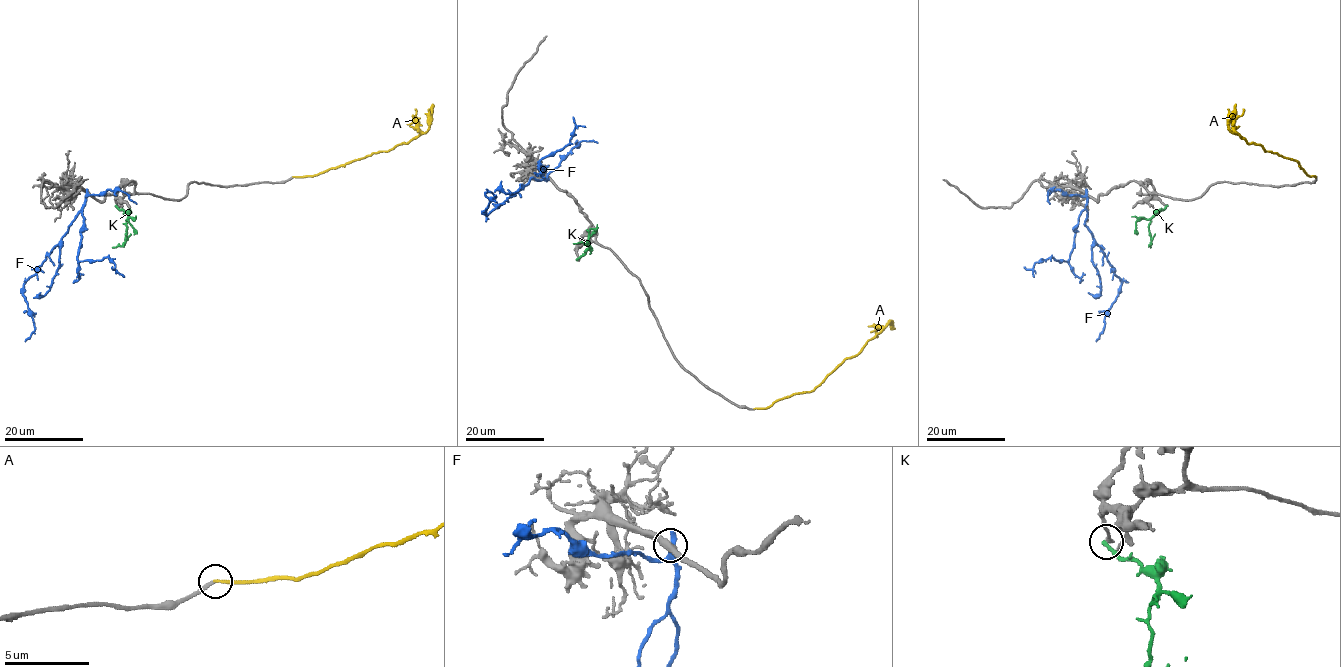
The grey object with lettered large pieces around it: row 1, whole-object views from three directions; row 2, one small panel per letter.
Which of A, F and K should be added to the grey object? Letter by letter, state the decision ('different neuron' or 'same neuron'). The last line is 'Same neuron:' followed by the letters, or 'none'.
A: same neuron
F: different neuron
K: different neuron
Same neuron: A

